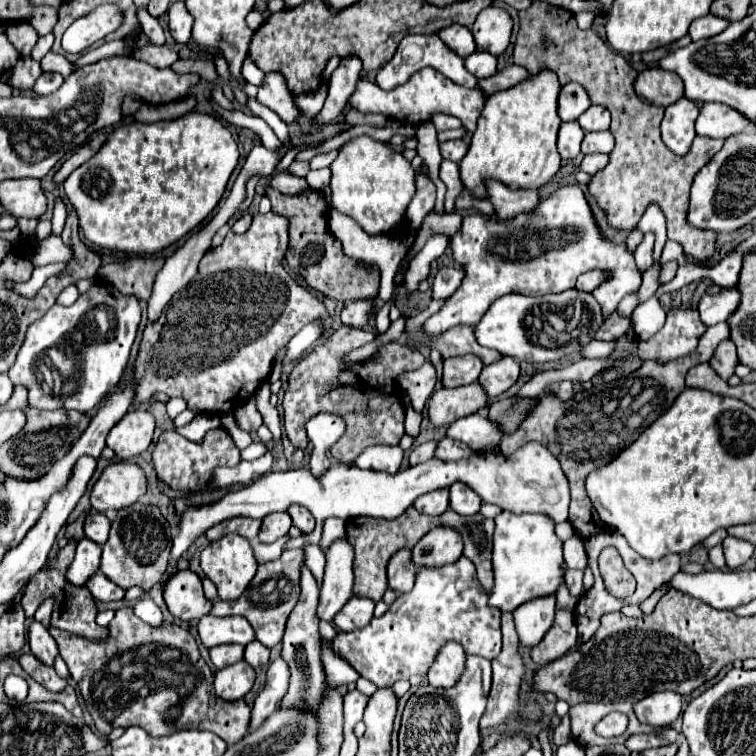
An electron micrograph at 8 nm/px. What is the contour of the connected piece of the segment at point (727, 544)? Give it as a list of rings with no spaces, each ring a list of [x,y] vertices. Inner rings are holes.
[[[727,536],[723,540],[723,552],[725,552],[727,566],[733,570],[743,566],[753,556],[753,550],[755,550],[755,546],[751,542],[735,538],[735,536]]]

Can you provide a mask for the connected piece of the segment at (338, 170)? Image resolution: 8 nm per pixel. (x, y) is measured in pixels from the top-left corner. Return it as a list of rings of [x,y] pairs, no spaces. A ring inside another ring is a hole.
[[[369,136],[349,140],[331,164],[331,202],[333,208],[351,216],[365,234],[383,236],[401,224],[407,206],[417,190],[415,170],[401,152],[393,152],[387,144],[375,142]]]

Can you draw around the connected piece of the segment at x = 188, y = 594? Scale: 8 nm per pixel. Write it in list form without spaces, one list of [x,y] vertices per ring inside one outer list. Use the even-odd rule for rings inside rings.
[[[191,570],[175,572],[163,590],[169,612],[185,622],[201,620],[209,614],[213,600],[207,600],[201,588],[201,578]]]

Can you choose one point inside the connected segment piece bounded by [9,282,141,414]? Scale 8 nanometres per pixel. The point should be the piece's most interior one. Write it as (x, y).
(105, 321)

